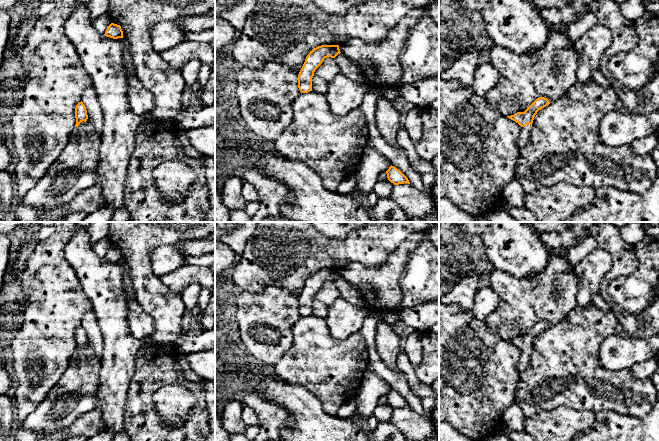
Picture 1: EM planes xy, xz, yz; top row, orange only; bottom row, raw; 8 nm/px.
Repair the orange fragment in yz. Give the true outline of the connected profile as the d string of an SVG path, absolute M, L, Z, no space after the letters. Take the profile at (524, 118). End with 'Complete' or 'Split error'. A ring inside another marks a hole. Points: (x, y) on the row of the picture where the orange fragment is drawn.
M539 97L524 112L517 112L514 115L507 116L509 119L515 121L522 127L521 134L518 139L519 148L526 145L530 137L530 130L534 117L537 112L549 104L550 102L547 98Z. Split error

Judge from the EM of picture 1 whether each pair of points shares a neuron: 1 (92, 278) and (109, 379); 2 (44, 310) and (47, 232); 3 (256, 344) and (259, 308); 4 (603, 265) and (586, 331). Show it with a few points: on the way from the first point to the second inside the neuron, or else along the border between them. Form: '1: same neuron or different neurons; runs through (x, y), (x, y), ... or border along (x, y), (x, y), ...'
1: same neuron; runs through (109, 303), (111, 308), (111, 354)
2: different neurons; border along (55, 232), (46, 239), (40, 240)
3: same neuron; runs through (259, 336), (259, 317)
4: different neurons; border along (592, 303), (587, 307), (577, 305)

